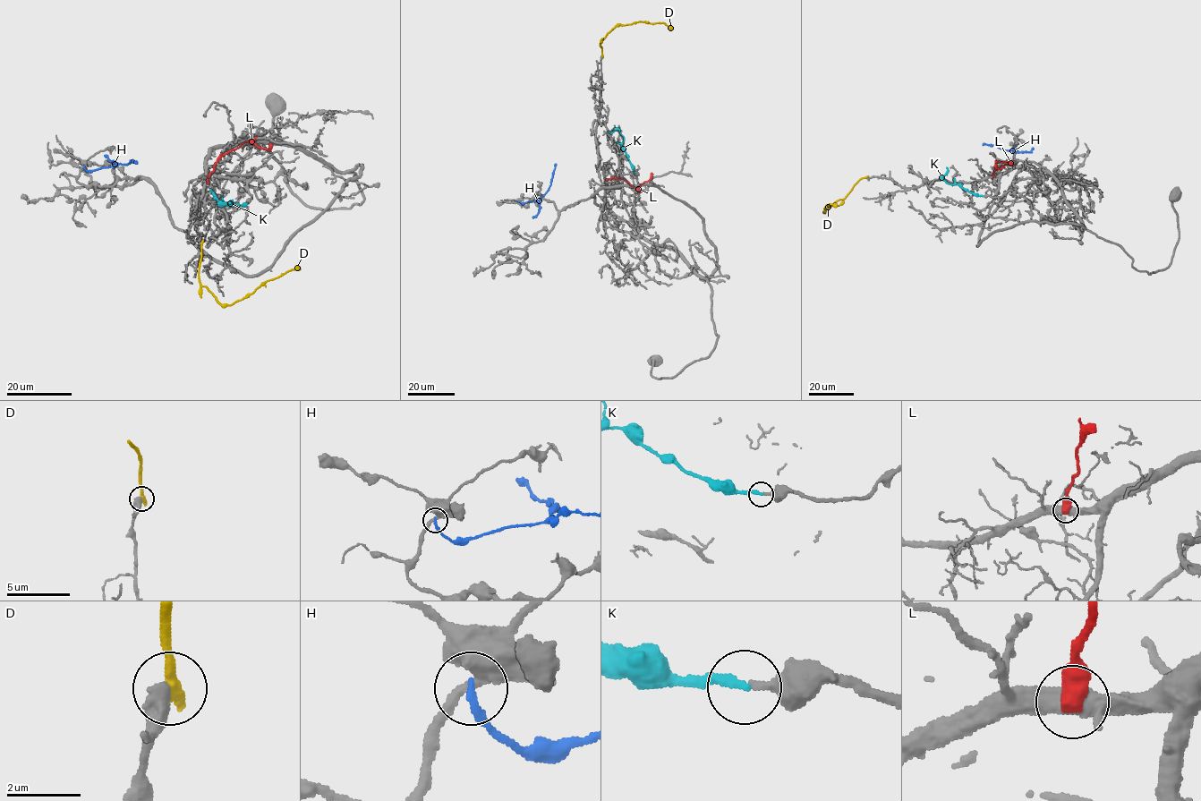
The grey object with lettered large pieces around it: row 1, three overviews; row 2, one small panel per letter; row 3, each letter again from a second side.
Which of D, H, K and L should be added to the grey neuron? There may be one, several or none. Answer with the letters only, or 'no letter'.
K

